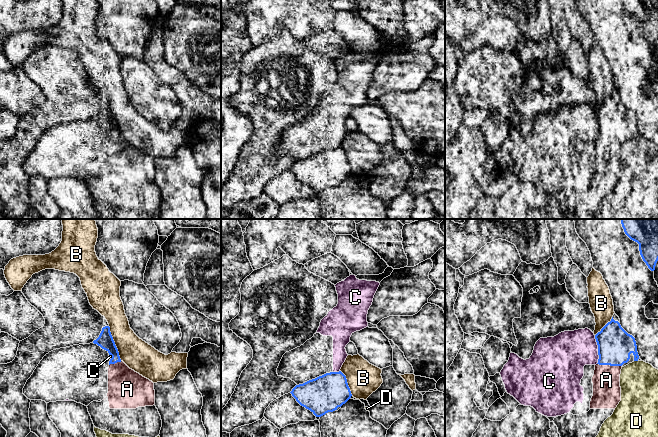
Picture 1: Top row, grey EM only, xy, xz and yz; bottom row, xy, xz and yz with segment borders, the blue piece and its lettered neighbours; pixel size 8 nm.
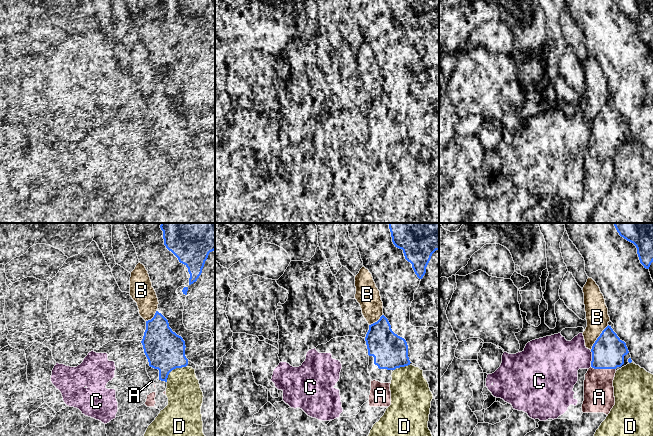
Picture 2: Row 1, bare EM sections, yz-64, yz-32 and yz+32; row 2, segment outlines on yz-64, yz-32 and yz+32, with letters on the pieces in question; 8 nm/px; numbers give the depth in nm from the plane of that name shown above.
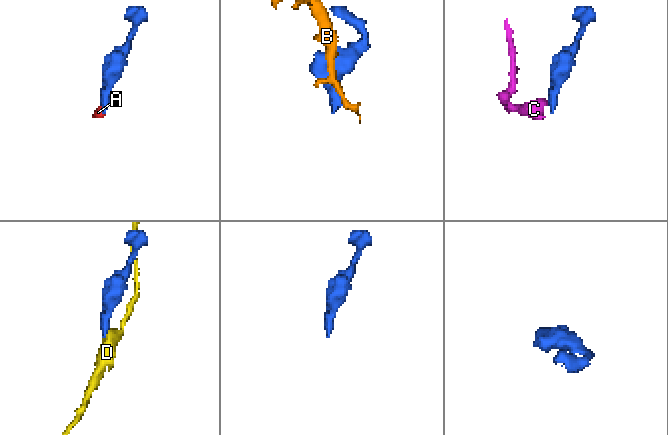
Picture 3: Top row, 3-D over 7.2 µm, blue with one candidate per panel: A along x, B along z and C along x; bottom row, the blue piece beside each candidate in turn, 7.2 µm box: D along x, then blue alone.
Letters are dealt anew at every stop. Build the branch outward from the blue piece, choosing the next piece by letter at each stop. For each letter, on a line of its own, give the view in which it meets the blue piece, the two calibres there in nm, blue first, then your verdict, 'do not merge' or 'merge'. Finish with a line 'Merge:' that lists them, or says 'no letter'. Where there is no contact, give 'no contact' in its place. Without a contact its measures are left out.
A: yz | 280/220 nm | merge
B: xy | 130/240 nm | do not merge
C: yz | 280/340 nm | do not merge
D: yz | 280/300 nm | do not merge
Merge: A

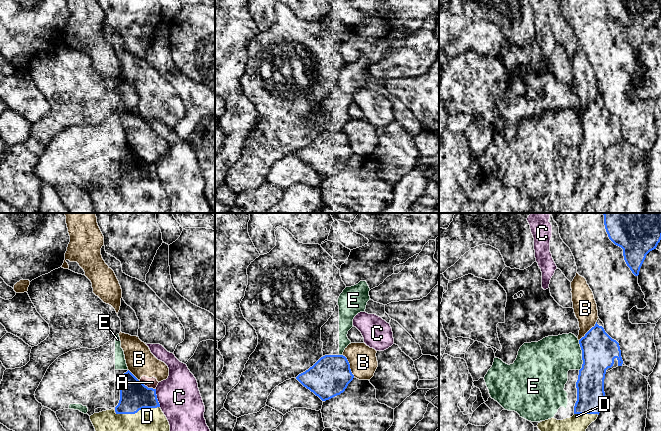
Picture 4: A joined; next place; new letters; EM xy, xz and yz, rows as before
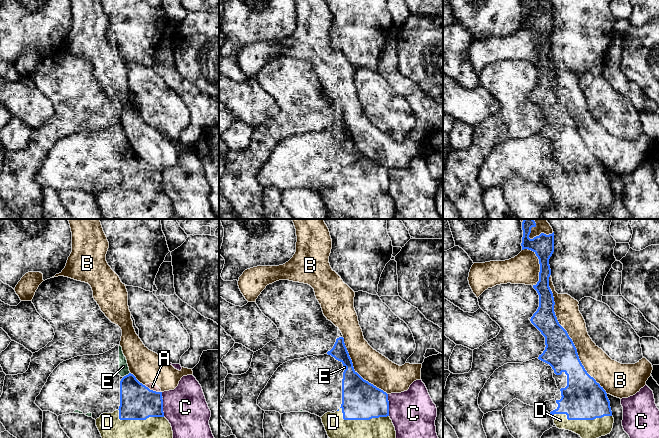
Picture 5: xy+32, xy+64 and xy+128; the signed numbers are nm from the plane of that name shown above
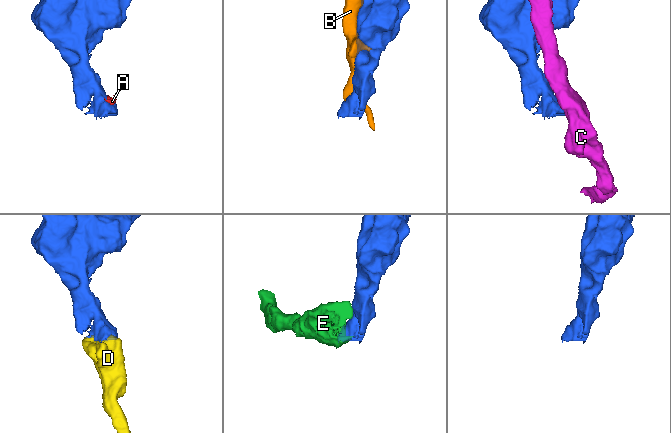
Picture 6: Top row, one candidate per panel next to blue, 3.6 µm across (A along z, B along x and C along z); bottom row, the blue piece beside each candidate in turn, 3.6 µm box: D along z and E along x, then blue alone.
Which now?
A: xy | 240/80 nm | do not merge
B: xz | 320/220 nm | do not merge
C: xy | 240/340 nm | do not merge
D: xy | 240/380 nm | merge
E: yz | 280/340 nm | do not merge
Merge: D

